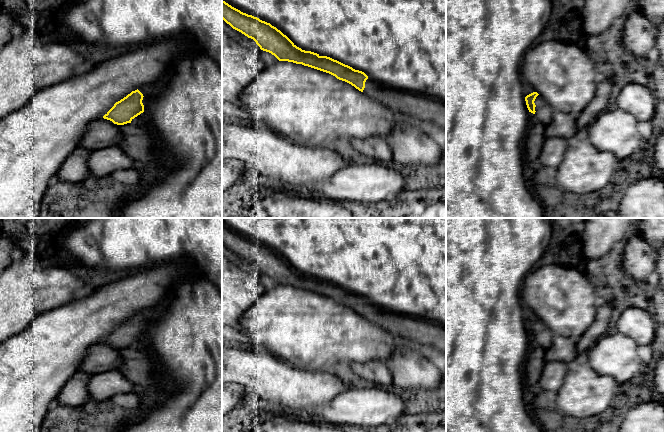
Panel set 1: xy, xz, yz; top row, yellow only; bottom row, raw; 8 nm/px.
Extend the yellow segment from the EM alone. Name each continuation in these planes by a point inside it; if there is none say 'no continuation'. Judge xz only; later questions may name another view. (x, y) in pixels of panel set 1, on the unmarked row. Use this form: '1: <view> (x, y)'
1: xz (431, 337)

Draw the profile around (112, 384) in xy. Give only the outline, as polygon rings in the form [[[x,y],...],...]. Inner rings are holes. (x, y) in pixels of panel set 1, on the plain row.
[[[119,369],[93,374],[88,383],[90,399],[107,400],[132,396],[136,387]]]

